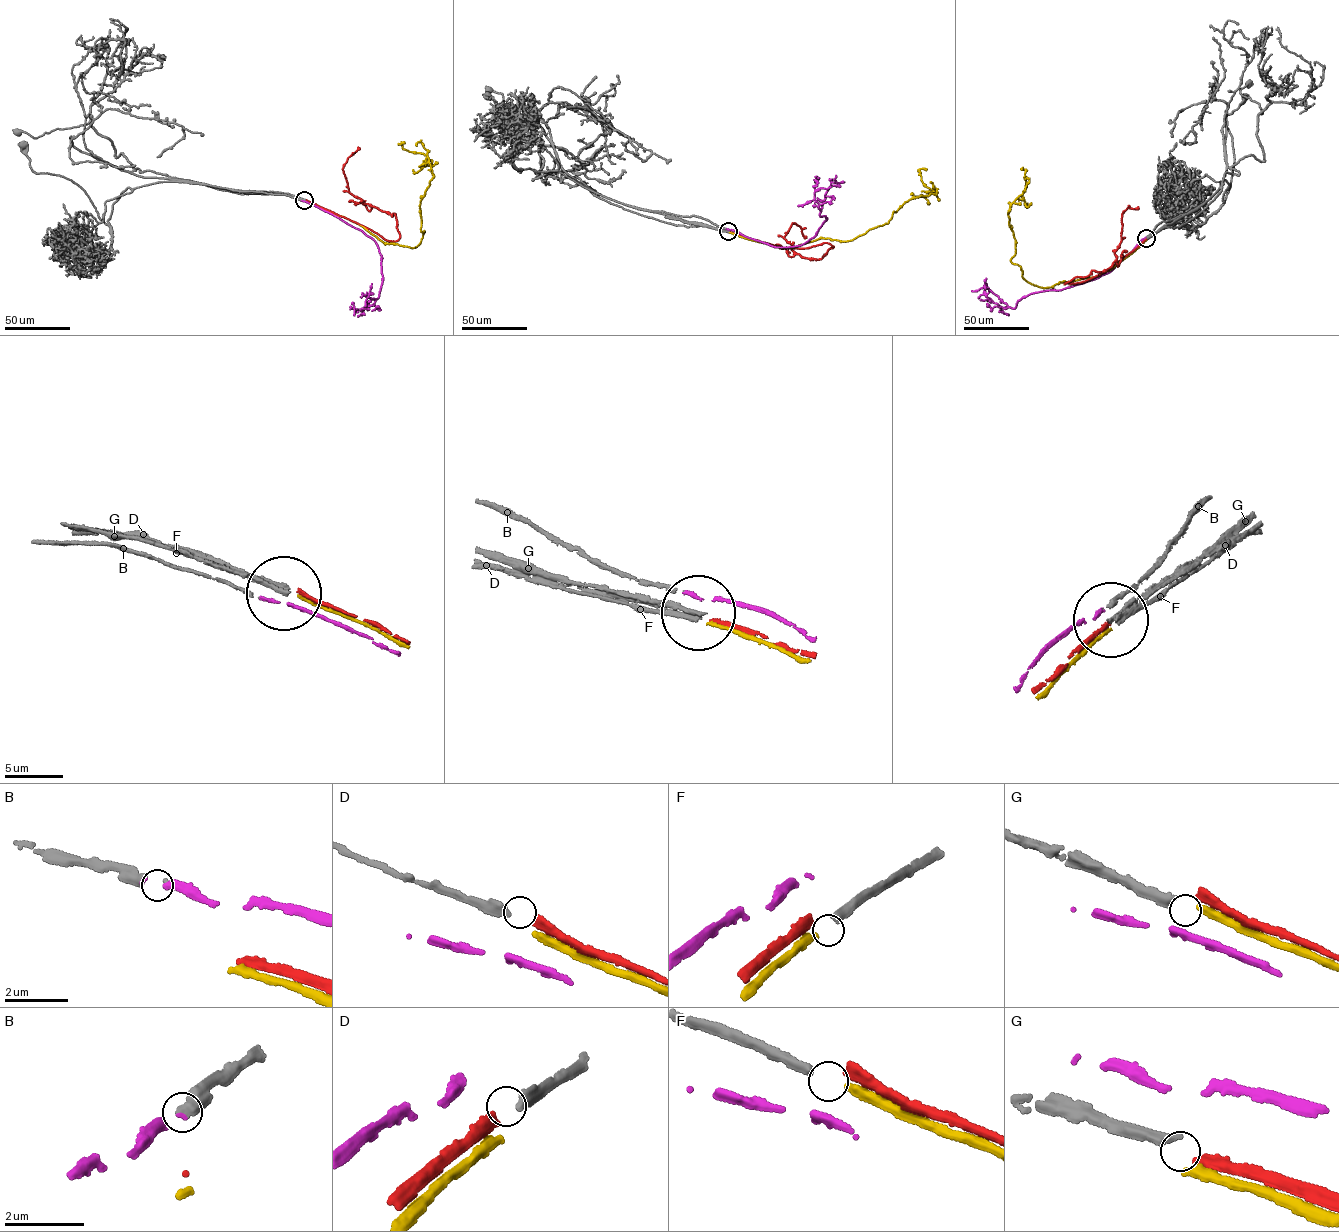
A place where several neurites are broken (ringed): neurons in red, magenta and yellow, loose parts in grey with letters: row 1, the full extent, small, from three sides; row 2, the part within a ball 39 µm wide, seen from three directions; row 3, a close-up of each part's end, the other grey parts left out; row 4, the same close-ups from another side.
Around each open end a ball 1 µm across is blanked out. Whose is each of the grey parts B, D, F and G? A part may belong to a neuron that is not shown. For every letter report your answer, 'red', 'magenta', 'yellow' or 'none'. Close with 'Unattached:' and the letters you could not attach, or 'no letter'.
B: magenta
D: red
F: yellow
G: none
Unattached: G

